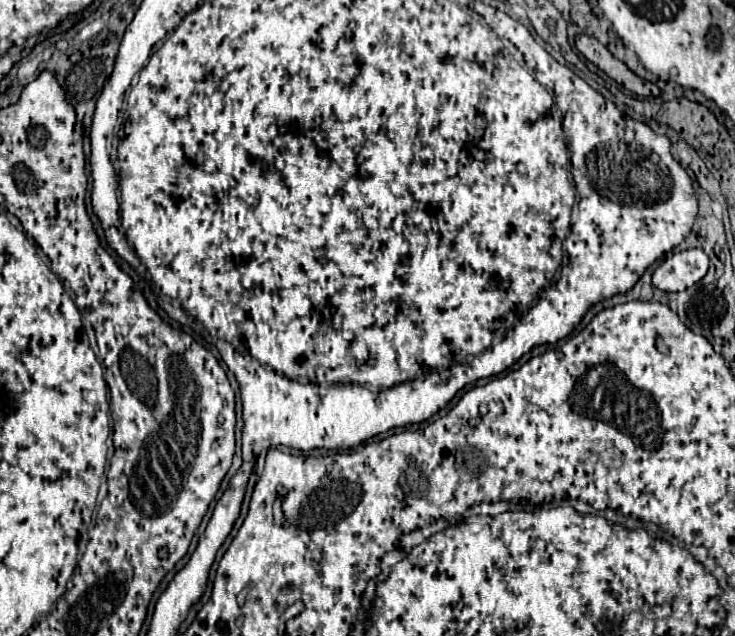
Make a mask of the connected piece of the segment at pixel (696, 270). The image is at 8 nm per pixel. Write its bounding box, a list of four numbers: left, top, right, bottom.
[652,249,710,291]

